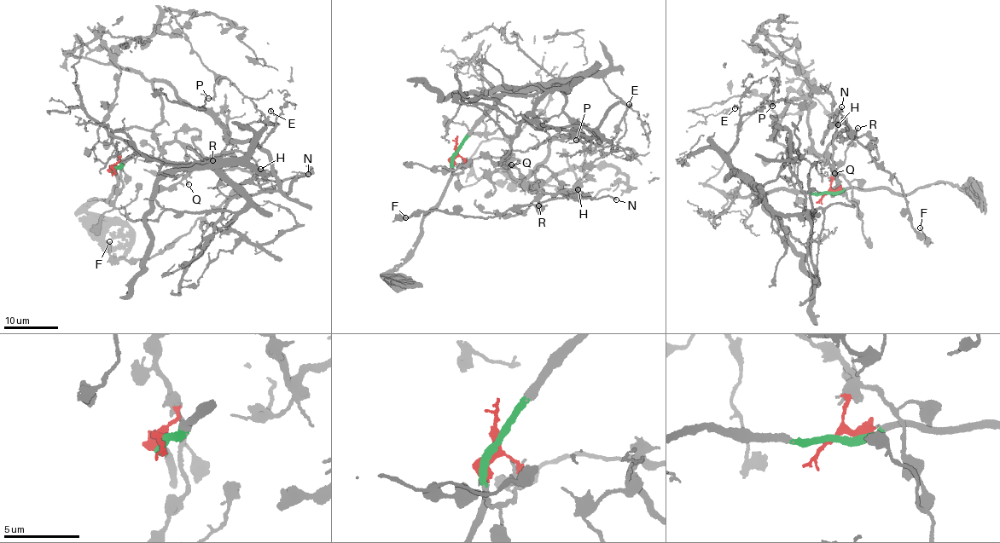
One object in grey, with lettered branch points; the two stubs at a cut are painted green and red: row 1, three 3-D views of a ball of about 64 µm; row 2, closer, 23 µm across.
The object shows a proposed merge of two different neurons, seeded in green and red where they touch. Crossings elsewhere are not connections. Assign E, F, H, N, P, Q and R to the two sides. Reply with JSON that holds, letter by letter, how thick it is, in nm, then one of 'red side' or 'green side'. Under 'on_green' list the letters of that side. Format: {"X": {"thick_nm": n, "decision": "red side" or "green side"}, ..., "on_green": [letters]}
{"E": {"thick_nm": 140, "decision": "green side"}, "F": {"thick_nm": 140, "decision": "red side"}, "H": {"thick_nm": 150, "decision": "red side"}, "N": {"thick_nm": 220, "decision": "red side"}, "P": {"thick_nm": 130, "decision": "green side"}, "Q": {"thick_nm": 150, "decision": "red side"}, "R": {"thick_nm": 240, "decision": "red side"}, "on_green": ["E", "P"]}

